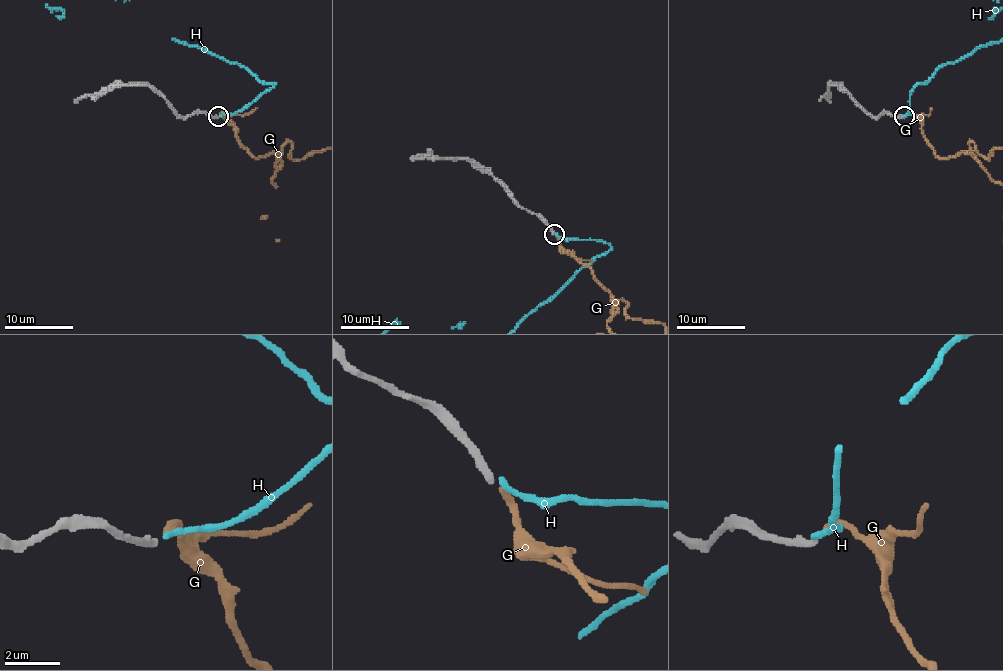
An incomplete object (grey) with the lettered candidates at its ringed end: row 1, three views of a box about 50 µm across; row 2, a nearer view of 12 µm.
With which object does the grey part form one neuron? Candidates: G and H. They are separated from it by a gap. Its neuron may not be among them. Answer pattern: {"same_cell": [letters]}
{"same_cell": ["G"]}

